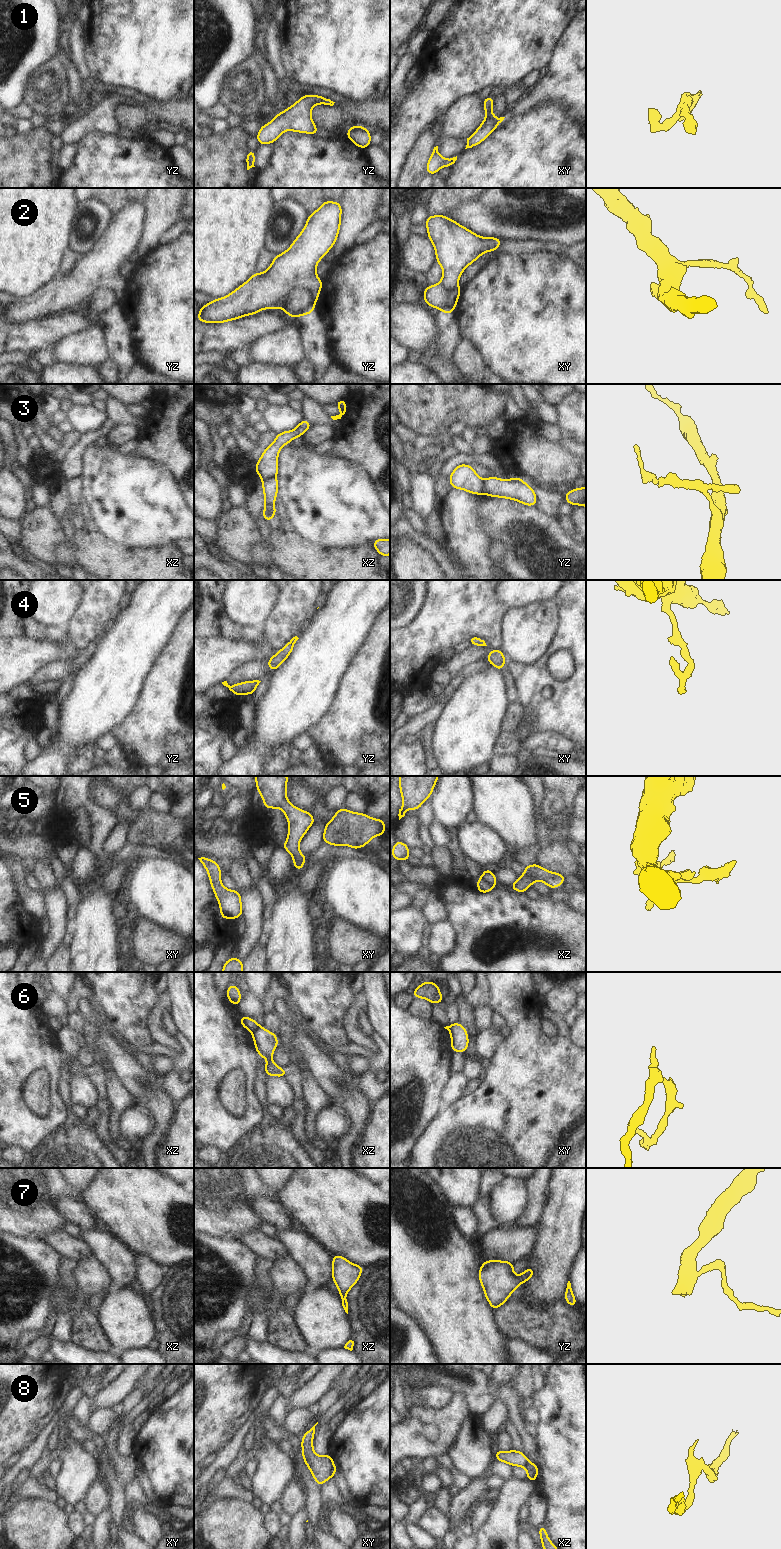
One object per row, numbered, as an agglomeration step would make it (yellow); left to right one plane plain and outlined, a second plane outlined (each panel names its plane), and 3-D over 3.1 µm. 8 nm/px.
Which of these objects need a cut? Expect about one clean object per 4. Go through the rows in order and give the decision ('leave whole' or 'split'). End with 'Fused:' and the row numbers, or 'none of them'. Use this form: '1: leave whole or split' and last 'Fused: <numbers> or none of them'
1: leave whole
2: split
3: split
4: leave whole
5: split
6: split
7: leave whole
8: split
Fused: 2, 3, 5, 6, 8

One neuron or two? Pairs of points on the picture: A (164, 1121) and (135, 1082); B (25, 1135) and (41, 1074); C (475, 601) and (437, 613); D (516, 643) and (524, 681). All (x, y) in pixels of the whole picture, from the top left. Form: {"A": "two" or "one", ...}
{"A": "one", "B": "two", "C": "one", "D": "two"}

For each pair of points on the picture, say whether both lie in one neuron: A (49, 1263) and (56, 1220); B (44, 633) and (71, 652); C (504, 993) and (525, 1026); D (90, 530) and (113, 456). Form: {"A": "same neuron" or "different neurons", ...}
{"A": "different neurons", "B": "same neuron", "C": "same neuron", "D": "different neurons"}

